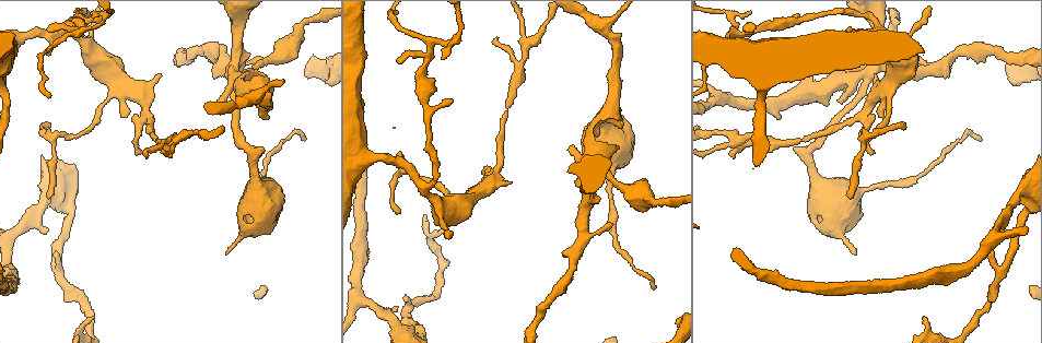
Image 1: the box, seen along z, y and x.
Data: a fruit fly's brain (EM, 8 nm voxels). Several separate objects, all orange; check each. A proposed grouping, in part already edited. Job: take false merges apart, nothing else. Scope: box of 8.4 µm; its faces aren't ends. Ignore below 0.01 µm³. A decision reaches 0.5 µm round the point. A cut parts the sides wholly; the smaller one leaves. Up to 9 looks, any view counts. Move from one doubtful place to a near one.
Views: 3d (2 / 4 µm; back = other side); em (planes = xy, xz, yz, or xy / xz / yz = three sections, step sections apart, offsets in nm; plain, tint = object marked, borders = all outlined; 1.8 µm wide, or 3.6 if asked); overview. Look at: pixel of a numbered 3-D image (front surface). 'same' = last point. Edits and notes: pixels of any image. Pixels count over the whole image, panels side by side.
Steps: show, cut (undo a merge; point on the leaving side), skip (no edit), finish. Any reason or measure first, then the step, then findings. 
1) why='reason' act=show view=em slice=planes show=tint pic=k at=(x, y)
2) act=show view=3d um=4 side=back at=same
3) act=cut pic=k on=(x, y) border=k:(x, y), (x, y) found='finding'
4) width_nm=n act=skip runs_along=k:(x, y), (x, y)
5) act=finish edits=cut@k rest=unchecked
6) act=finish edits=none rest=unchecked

why='thick turns thin' act=show view=3d um=2 pic=1 at=(878, 27)

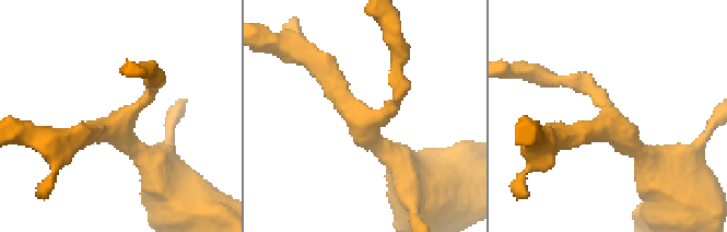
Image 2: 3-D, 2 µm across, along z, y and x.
act=show view=em slice=planes show=tint pic=2 at=(362, 118)

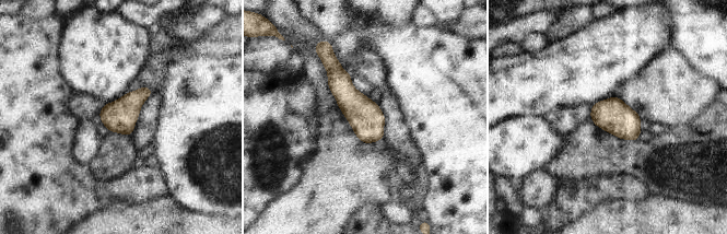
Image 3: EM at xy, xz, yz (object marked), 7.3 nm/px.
act=skip found='continuous, no second neuron'

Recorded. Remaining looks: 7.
why='side arm on a straight run' act=show view=3d um=2 pic=1 at=(885, 84)

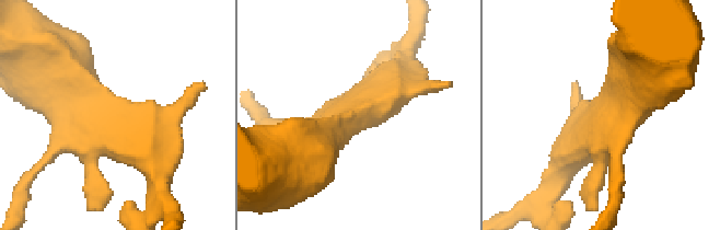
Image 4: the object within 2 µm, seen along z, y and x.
act=show view=em um=3.6 slice=yz step=16 show=tint pic=4 at=(347, 120)

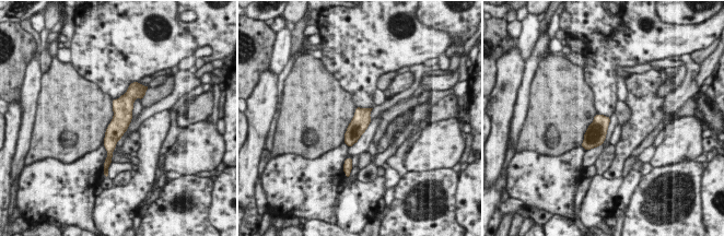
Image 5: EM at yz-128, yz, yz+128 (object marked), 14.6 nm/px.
act=skip runs_along=5:(131, 97), (123, 106), (109, 150) found='continuous, no second neuron'

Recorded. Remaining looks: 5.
why='three-way junction' act=show view=em slice=planes show=borders pic=1 at=(430, 40)

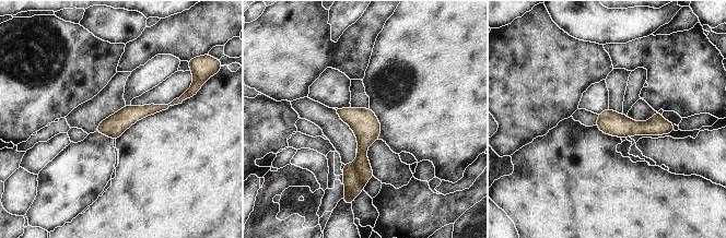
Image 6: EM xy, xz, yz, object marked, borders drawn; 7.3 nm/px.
width_nm=160 act=cut pic=6 on=(362, 167) border=6:(352, 164), (363, 186) found='two neurons meet here'

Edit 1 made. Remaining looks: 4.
act=show view=overview

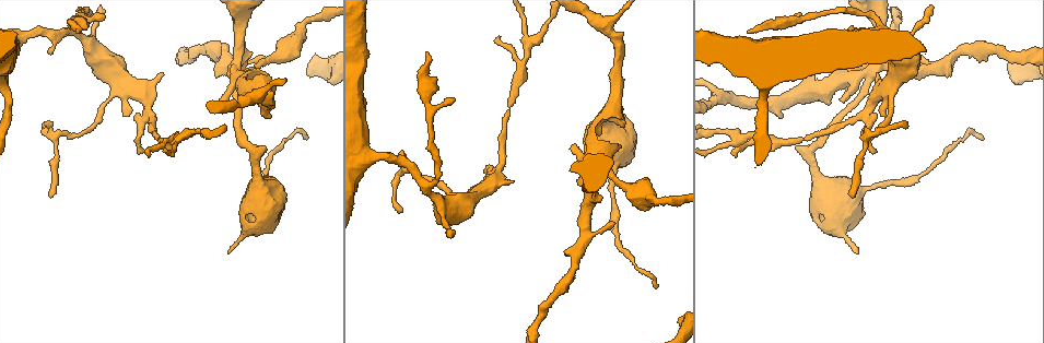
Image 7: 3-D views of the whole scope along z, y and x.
act=show view=em slice=xy step=4 show=plain pic=7 at=(739, 136)

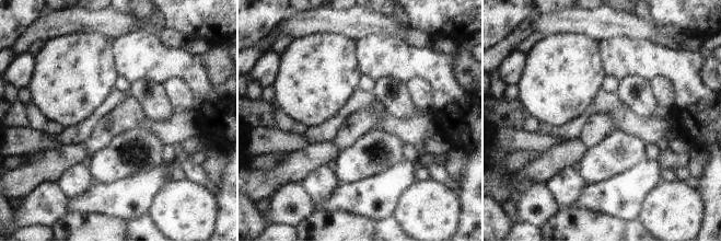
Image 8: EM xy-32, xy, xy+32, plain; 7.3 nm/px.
act=show view=em slice=xy step=4 show=tint at=same

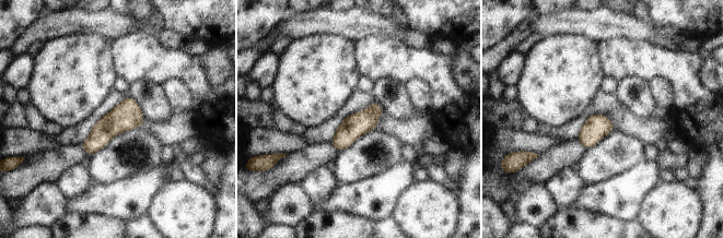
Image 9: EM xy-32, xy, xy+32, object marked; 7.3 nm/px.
act=skip found='continuous, no second neuron'

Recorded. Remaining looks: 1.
act=finish edits=cut@6 rest=unchecked

